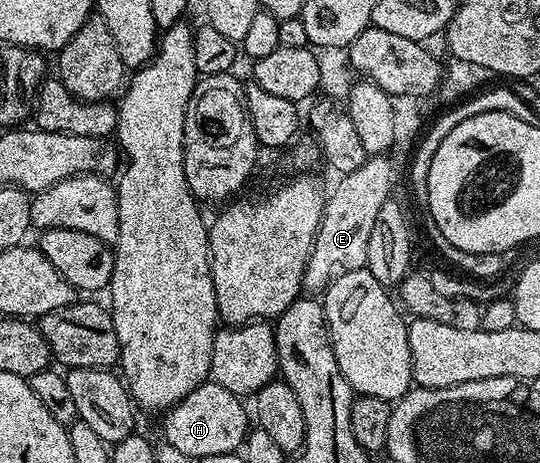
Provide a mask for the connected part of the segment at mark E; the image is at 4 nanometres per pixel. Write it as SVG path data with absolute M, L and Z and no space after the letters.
M374 155L353 173L340 176L333 187L333 192L328 192L325 200L325 208L321 214L321 224L315 233L313 248L309 254L309 260L303 273L303 287L309 293L321 293L330 283L348 271L360 271L367 261L367 241L371 241L371 228L375 226L375 216L379 209L391 198L391 186L389 178L393 175L393 167L388 163L385 155Z

